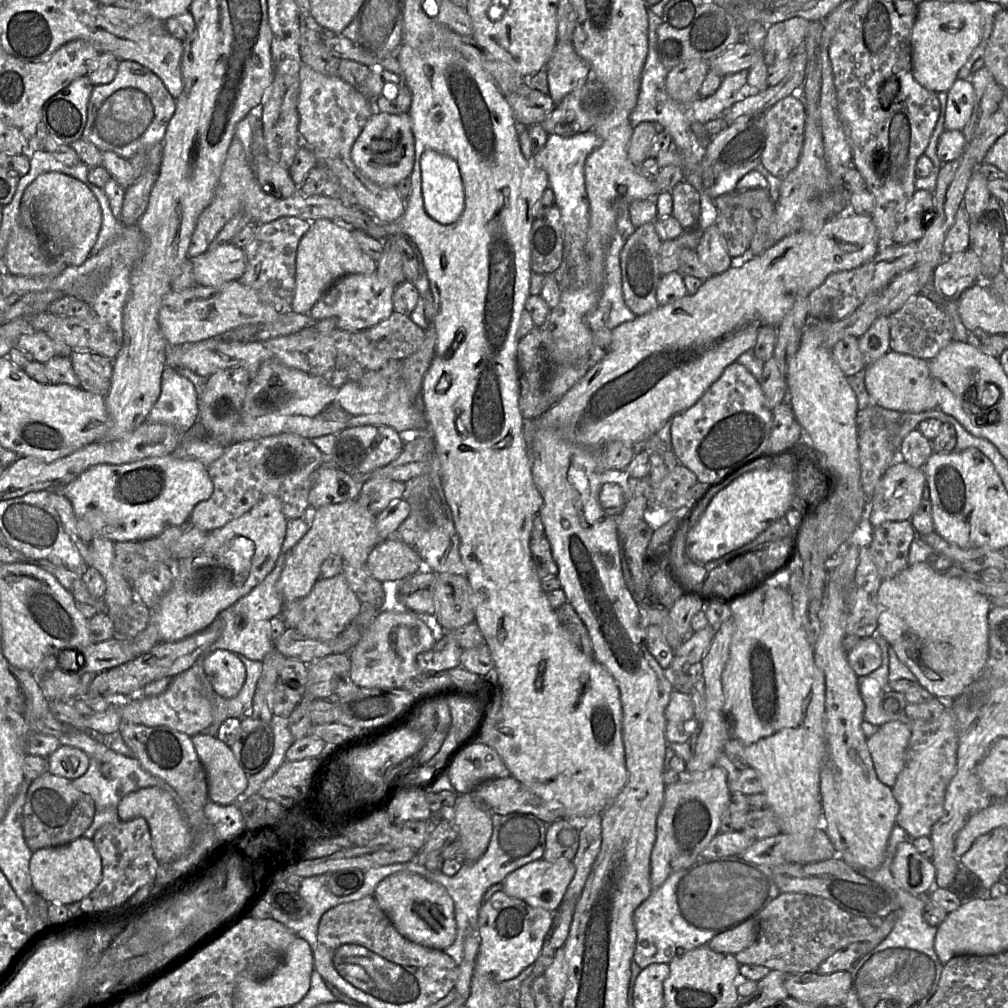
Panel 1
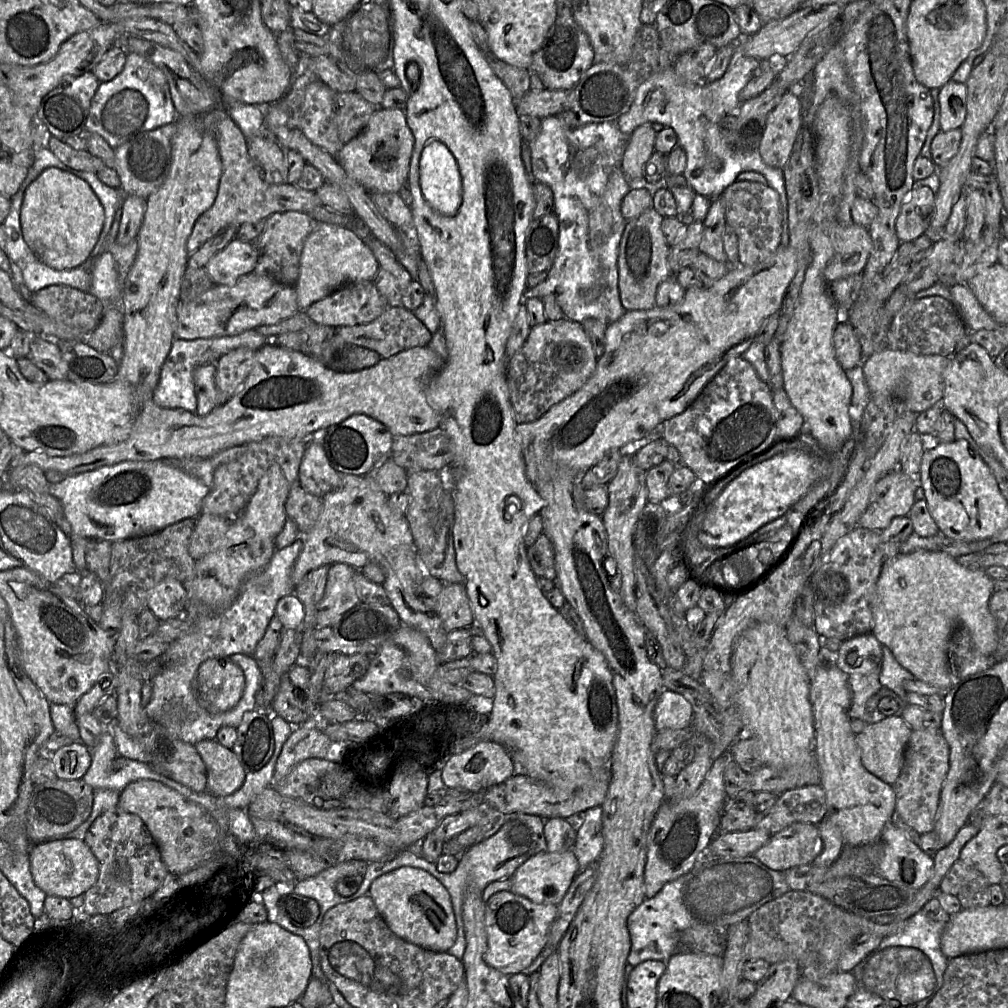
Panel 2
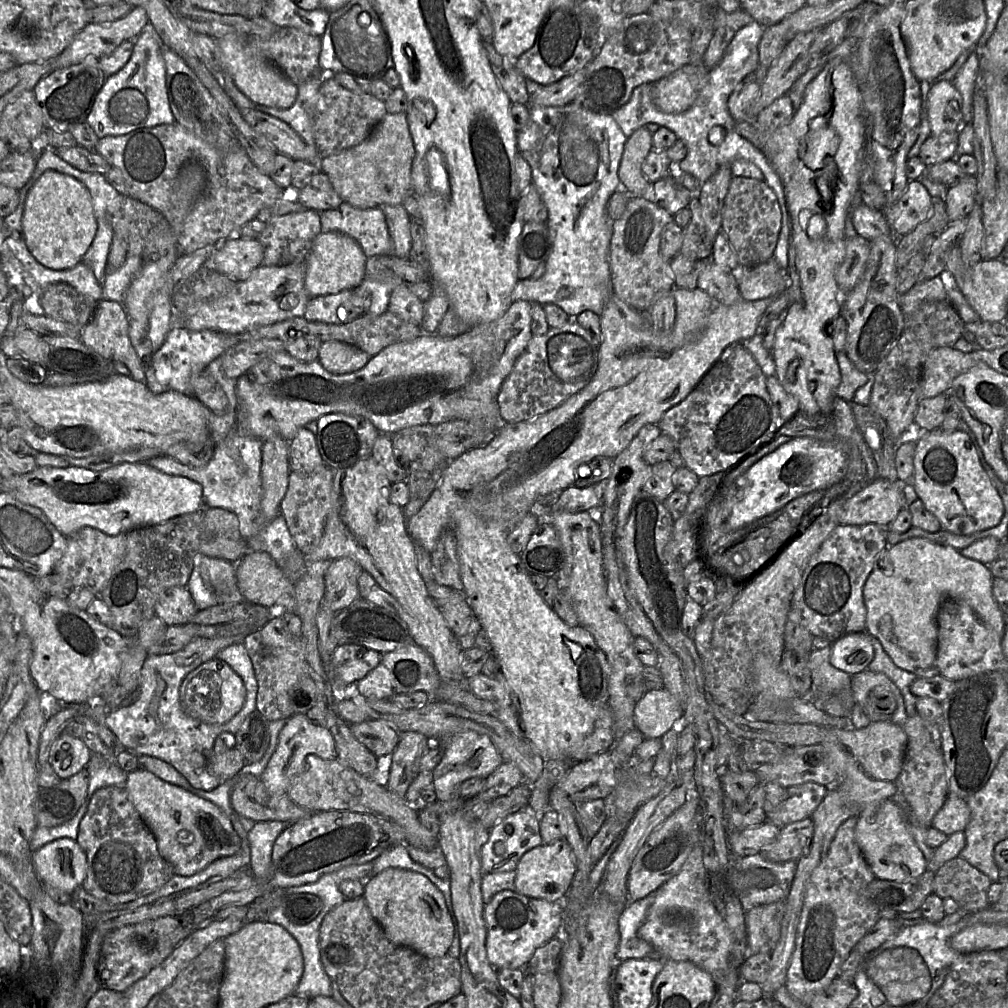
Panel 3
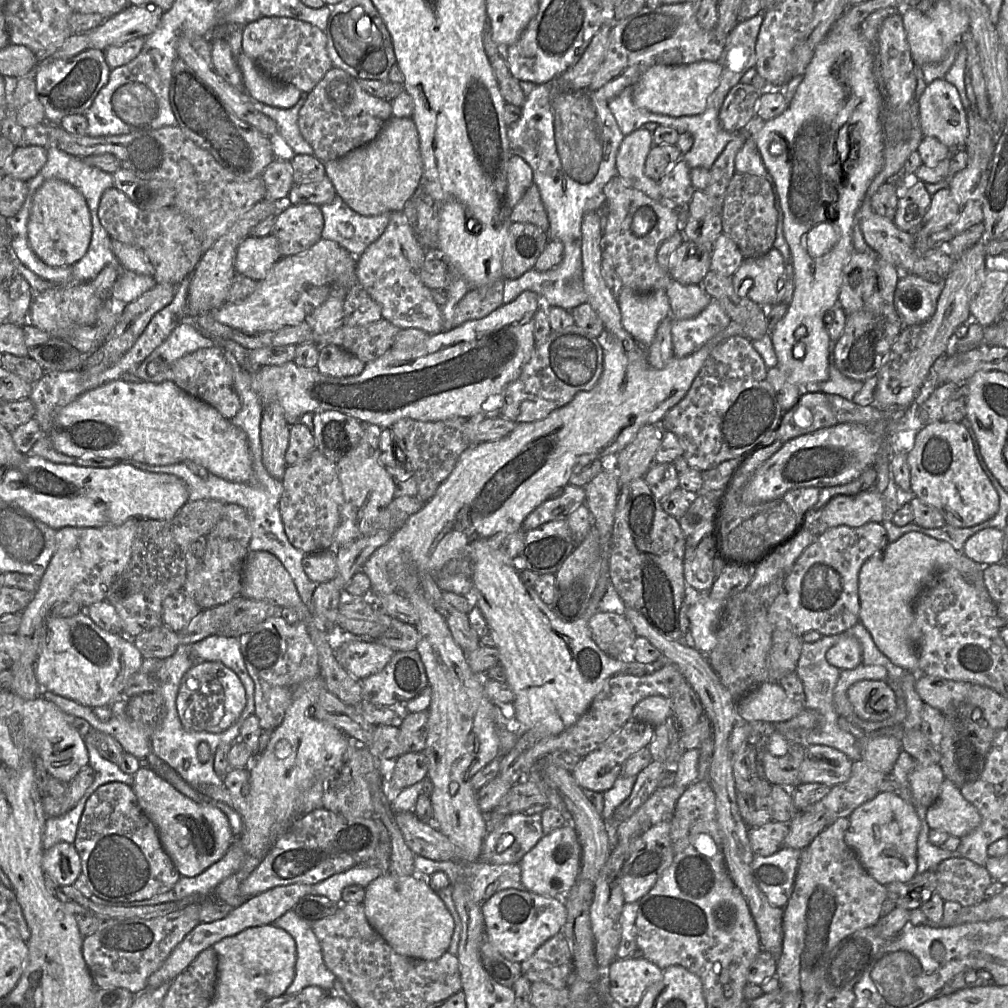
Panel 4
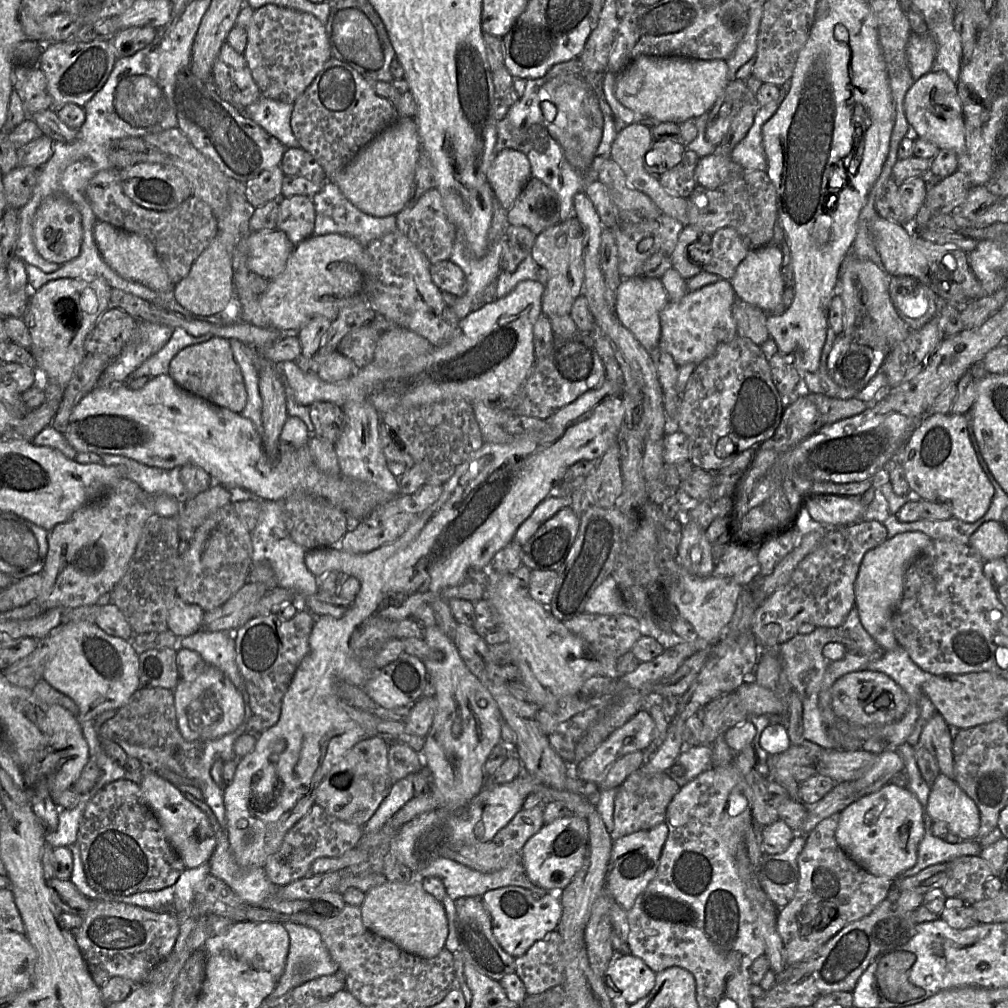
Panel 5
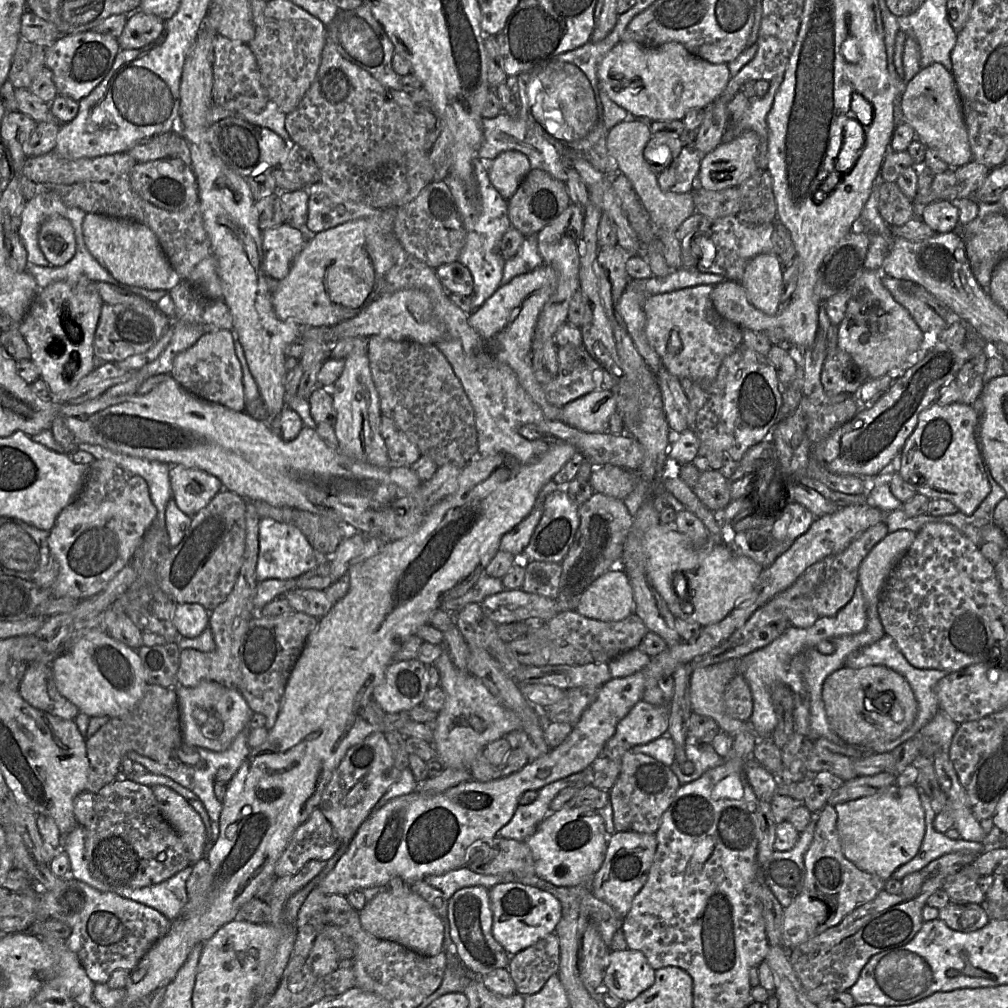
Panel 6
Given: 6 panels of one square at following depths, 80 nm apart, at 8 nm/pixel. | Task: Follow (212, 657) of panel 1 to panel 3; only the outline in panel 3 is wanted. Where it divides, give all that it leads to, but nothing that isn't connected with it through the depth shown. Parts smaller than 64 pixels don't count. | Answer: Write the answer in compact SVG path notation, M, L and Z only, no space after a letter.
M213 658L190 672L180 687L182 710L189 717L203 722L227 722L242 709L245 700L246 687L243 679L219 658Z

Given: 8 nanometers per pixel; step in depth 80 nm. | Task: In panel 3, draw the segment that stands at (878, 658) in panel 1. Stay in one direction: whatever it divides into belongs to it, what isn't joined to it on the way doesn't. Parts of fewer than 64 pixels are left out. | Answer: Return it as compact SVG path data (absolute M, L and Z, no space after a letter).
M855 632L845 635L832 645L831 664L849 675L868 669L874 657L873 643L870 634Z

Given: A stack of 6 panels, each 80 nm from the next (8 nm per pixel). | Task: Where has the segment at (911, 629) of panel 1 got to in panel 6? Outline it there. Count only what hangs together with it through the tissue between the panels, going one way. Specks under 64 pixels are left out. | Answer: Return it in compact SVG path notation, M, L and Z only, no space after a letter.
M905 529L888 533L864 558L859 568L858 585L862 589L865 610L874 604L878 608L880 594L889 574L915 537L915 532Z

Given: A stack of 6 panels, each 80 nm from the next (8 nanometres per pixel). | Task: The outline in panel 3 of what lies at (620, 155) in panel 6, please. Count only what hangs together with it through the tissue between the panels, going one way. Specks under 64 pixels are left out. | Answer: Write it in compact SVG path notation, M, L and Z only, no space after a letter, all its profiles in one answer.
M645 126L627 138L619 165L623 189L634 195L649 195L652 183L645 177L642 166L653 149L653 133Z

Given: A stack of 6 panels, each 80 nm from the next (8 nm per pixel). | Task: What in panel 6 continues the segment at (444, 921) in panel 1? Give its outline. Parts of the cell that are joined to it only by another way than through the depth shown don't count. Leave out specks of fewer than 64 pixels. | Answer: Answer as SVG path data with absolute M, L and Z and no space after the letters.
M409 889L404 895L380 893L359 911L362 928L372 936L390 940L424 956L435 956L442 951L444 923L421 896Z

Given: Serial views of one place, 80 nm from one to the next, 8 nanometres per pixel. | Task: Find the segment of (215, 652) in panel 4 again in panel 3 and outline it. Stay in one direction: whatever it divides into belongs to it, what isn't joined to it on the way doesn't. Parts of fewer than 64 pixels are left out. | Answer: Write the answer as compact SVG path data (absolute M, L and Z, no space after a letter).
M242 642L234 643L222 649L216 656L225 661L244 681L246 700L241 709L242 718L246 719L256 710L258 683L252 661Z

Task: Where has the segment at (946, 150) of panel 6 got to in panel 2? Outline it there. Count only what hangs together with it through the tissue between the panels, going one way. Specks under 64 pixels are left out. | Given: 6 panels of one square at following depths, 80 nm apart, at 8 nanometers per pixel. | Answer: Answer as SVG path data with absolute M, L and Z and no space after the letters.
M950 80L939 89L940 131L962 126L967 112L967 86Z

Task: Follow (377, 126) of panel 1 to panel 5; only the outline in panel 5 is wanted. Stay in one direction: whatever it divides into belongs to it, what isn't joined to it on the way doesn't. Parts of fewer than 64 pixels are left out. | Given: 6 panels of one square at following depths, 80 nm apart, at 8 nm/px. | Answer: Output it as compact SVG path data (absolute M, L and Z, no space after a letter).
M399 118L363 146L330 182L362 212L376 217L396 215L410 203L421 149L415 119Z

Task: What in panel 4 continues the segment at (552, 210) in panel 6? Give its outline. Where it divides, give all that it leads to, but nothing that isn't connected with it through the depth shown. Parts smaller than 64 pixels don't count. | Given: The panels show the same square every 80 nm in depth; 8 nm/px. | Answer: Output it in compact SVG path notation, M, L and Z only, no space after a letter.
M532 183L526 190L521 200L512 209L510 218L512 222L531 223L544 232L549 231L548 215L536 184Z

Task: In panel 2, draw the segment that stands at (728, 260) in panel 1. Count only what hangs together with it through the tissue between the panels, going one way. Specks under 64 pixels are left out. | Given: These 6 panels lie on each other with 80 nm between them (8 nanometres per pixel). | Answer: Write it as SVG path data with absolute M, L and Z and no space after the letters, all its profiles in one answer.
M720 197L713 198L703 221L703 234L699 250L700 253L722 263L727 263L722 239L725 225L724 203Z

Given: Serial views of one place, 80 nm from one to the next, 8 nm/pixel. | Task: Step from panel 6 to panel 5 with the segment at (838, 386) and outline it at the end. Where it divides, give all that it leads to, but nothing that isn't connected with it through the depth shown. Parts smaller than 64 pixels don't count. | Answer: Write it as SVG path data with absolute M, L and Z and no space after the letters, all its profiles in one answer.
M840 335L828 356L827 370L839 386L863 389L882 369L887 354Z

